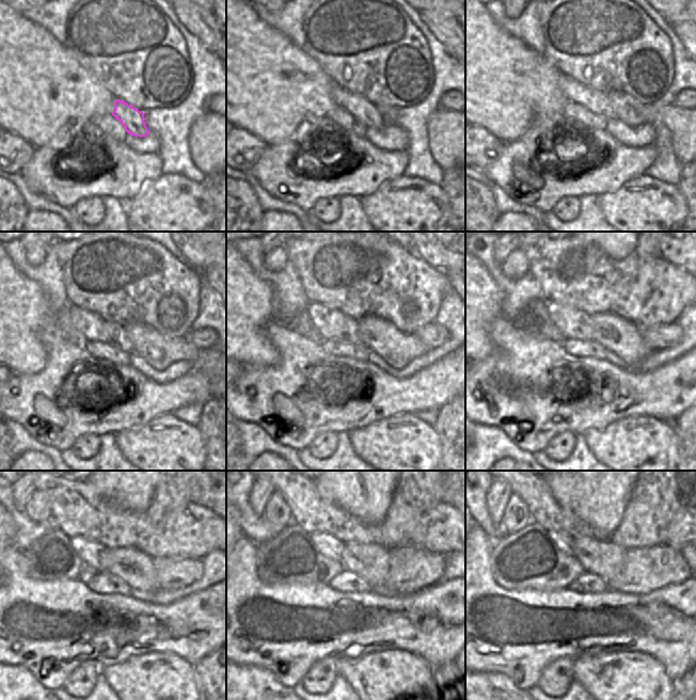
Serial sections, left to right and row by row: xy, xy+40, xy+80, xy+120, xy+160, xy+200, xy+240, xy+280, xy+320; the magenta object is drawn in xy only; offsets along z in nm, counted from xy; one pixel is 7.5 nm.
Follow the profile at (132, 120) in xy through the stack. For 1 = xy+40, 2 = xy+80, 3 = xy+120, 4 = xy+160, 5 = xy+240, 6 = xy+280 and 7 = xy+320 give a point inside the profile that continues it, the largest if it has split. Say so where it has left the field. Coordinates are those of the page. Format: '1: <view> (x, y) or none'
1: xy+40 (364, 111)
2: xy+80 (596, 101)
3: xy+120 (93, 328)
4: xy+160 (330, 323)
5: xy+240 (93, 554)
6: xy+280 (329, 546)
7: xy+320 (563, 540)

